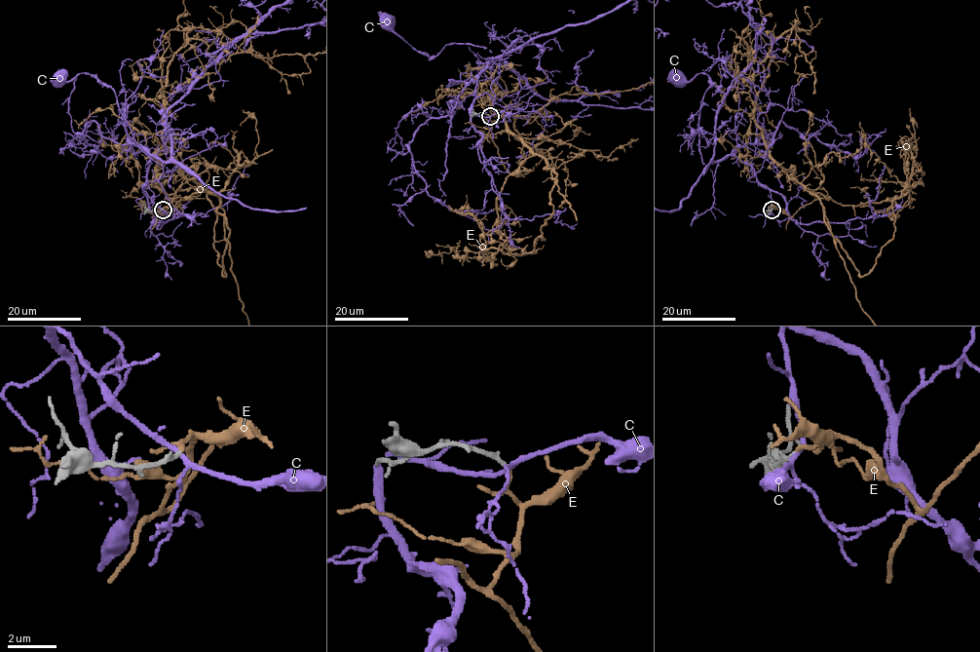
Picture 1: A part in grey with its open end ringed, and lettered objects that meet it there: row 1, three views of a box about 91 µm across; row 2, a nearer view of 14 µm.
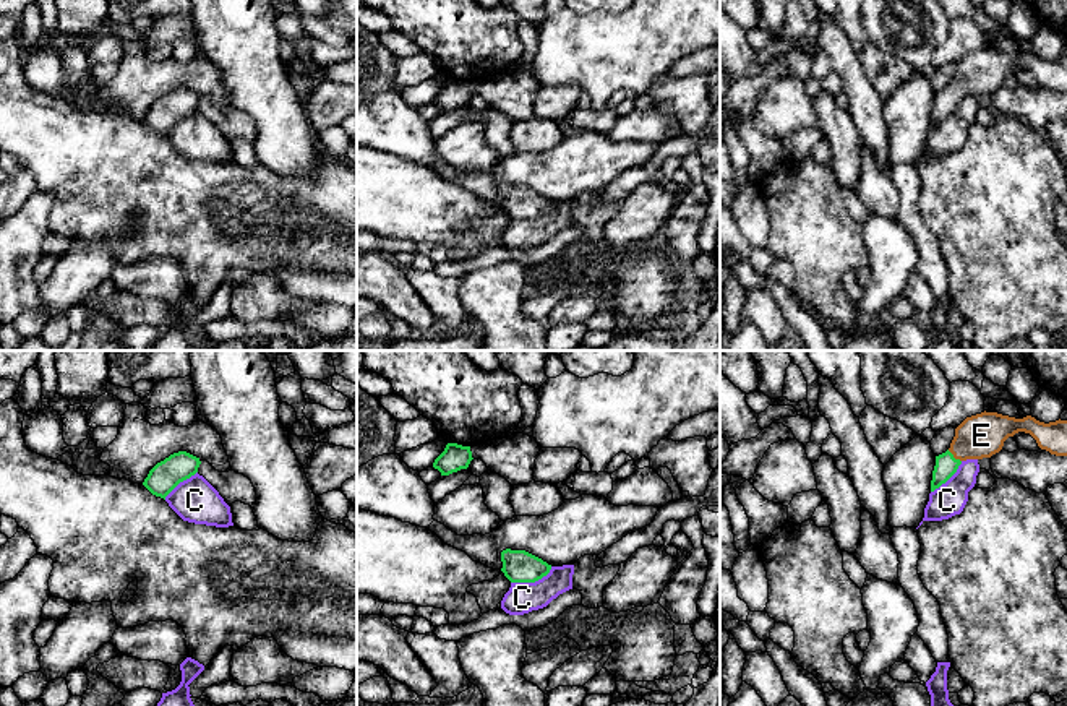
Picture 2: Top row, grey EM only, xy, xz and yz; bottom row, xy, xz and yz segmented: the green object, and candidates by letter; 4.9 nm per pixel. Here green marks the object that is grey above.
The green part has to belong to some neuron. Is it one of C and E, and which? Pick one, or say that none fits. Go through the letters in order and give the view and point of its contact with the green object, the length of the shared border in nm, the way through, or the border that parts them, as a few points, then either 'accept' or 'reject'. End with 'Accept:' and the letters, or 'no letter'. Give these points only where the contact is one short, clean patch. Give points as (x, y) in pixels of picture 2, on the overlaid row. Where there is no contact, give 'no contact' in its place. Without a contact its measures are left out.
C: xz (532, 581) | 220 nm | along xz (552, 567), (534, 581), (511, 583) | reject
E: yz (952, 456) | 90 nm | across yz (946, 466), (952, 456), (981, 435) | accept
Accept: E

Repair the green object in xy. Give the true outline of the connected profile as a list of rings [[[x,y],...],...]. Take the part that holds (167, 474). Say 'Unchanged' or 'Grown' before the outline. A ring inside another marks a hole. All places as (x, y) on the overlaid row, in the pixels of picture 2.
Unchanged. [[[178,451],[157,463],[144,479],[143,485],[156,497],[165,497],[183,480],[198,472],[199,458]]]

